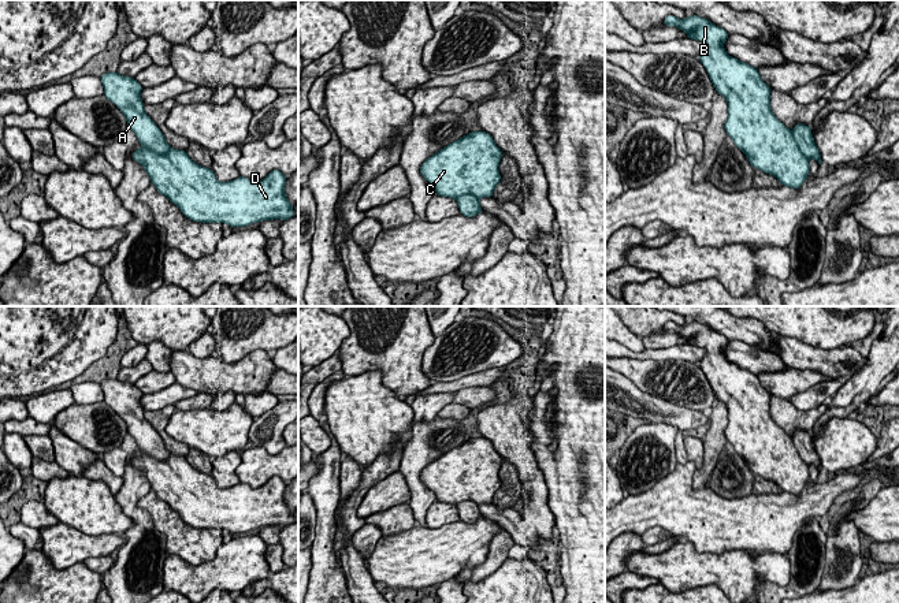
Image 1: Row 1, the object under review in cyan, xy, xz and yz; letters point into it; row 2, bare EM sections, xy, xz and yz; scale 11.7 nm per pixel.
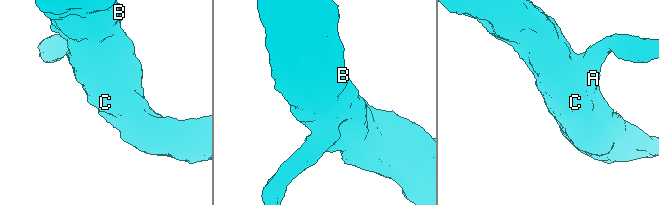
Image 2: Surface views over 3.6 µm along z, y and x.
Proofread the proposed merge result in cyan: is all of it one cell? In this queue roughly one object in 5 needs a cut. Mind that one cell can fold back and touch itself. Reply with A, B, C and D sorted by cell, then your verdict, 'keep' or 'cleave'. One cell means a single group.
A B C D | keep

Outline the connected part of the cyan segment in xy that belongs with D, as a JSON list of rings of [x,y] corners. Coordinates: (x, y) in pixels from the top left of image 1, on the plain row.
[[[107,379],[100,383],[105,403],[126,423],[142,454],[133,458],[160,500],[193,528],[244,533],[256,528],[294,522],[285,500],[286,483],[271,477],[263,487],[239,483],[218,488],[211,474],[196,470],[186,457],[172,455],[144,417],[142,392],[131,383]]]

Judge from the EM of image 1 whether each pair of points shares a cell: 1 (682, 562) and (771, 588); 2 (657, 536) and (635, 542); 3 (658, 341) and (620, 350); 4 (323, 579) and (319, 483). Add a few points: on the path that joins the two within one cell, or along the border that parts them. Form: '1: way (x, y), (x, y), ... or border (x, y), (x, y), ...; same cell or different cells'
1: border (790, 566), (790, 580), (786, 584), (762, 584); different cells
2: border (641, 536), (645, 544); different cells
3: border (678, 345), (646, 349); different cells
4: way (323, 555), (324, 506); same cell

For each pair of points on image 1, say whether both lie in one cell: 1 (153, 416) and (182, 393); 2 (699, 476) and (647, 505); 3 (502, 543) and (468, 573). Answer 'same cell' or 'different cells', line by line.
1: different cells
2: different cells
3: same cell

